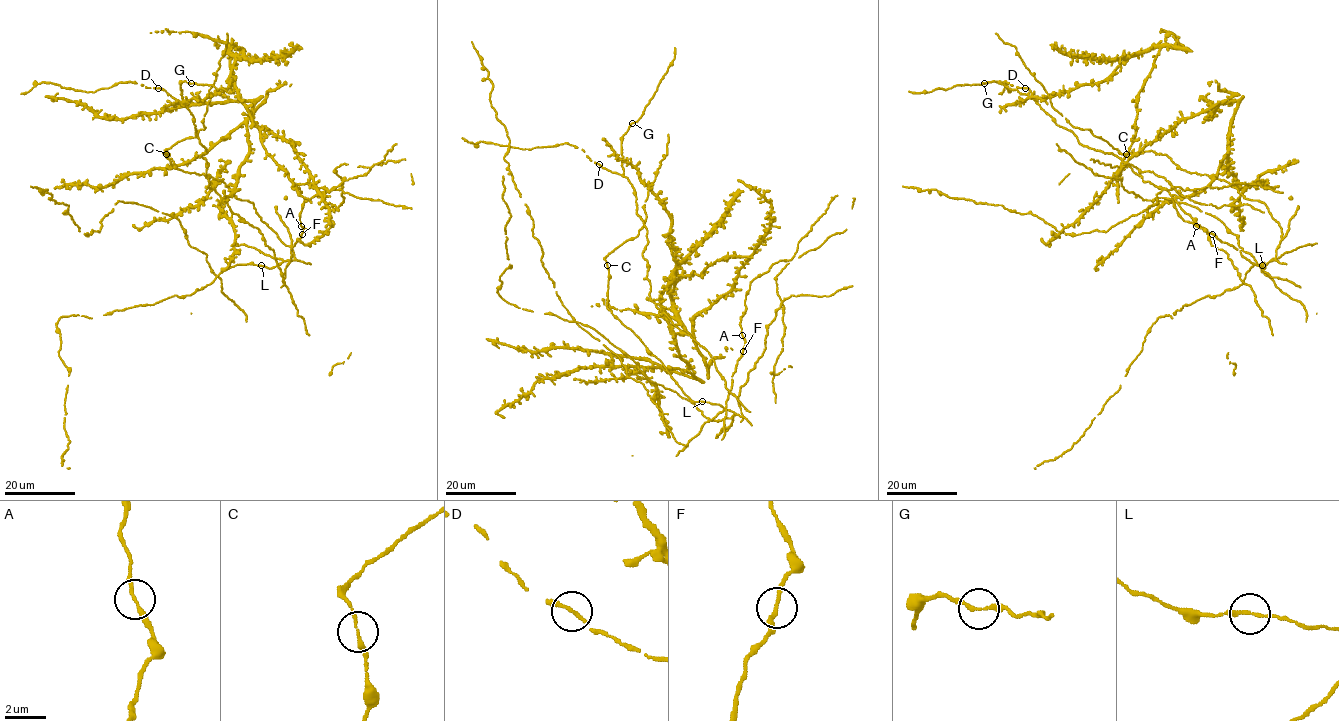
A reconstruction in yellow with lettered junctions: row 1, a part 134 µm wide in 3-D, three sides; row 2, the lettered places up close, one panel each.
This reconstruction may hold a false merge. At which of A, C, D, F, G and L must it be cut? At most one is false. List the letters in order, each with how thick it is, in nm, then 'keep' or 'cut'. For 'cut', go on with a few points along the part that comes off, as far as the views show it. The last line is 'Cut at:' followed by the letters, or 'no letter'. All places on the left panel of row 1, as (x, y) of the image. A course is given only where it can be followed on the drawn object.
A: 180 nm thick; keep
C: 200 nm thick; keep
D: 180 nm thick; keep
F: 180 nm thick; keep
G: 180 nm thick; keep
L: 180 nm thick; keep
Cut at: no letter

